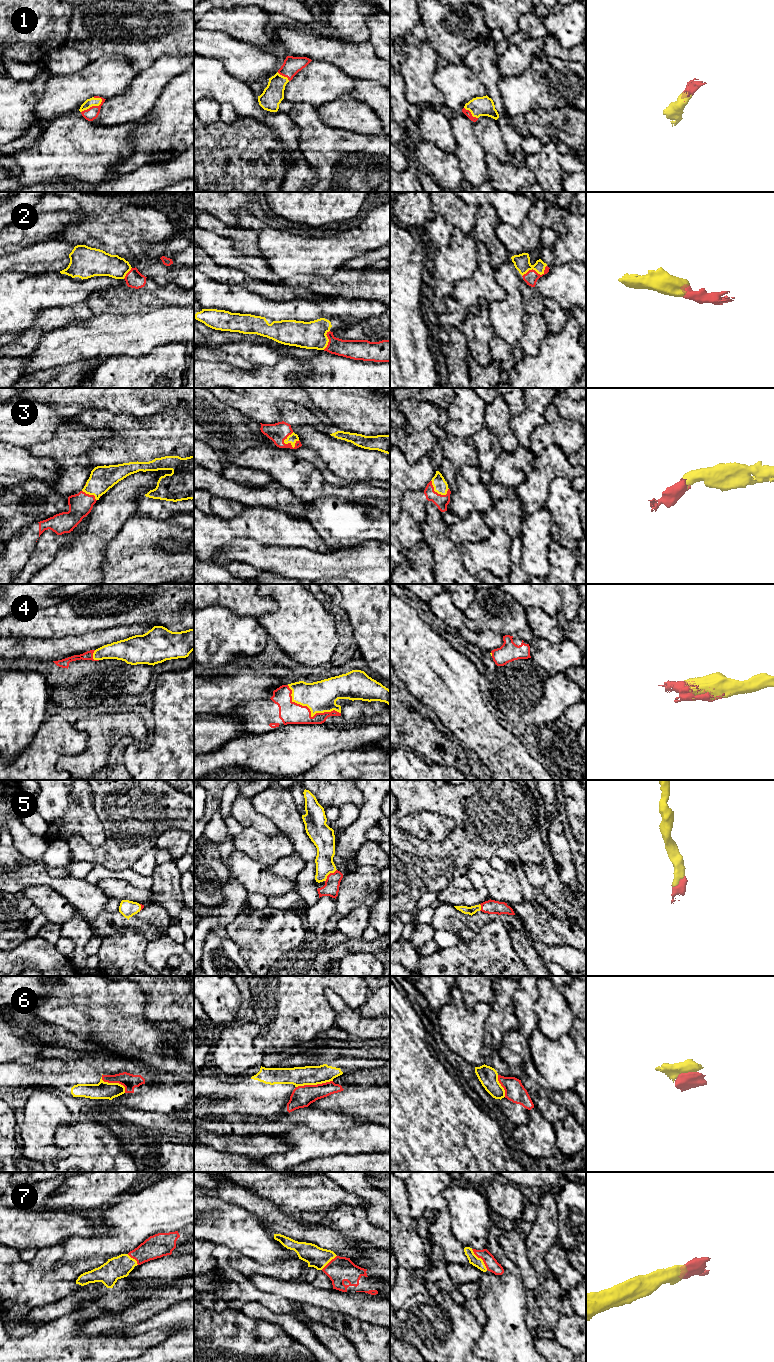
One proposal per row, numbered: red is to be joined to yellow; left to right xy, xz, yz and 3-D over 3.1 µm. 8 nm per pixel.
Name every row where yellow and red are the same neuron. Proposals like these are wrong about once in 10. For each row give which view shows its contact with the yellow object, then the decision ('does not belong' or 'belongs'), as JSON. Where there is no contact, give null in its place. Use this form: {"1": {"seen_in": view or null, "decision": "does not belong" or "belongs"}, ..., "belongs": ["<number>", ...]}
{"1": {"seen_in": "xy", "decision": "belongs"}, "2": {"seen_in": "yz", "decision": "belongs"}, "3": {"seen_in": "xz", "decision": "belongs"}, "4": {"seen_in": "xz", "decision": "belongs"}, "5": {"seen_in": "xz", "decision": "belongs"}, "6": {"seen_in": "xz", "decision": "does not belong"}, "7": {"seen_in": "yz", "decision": "belongs"}, "belongs": ["1", "2", "3", "4", "5", "7"]}

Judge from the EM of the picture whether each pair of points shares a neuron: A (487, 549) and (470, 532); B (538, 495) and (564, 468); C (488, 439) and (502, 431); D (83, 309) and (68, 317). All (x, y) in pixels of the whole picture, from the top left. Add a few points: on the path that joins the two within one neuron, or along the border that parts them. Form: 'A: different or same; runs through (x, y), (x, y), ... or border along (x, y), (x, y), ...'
A: different; border along (491, 531), (482, 540), (462, 541), (459, 543)
B: same; runs through (538, 486), (555, 468)
C: different; border along (485, 426), (495, 435), (503, 450)
D: same; runs through (79, 312), (72, 314)

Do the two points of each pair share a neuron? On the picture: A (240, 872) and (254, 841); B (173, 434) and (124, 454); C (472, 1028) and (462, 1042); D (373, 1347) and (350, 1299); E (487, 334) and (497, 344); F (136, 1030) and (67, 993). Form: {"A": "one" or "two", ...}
{"A": "two", "B": "one", "C": "one", "D": "two", "E": "two", "F": "one"}

